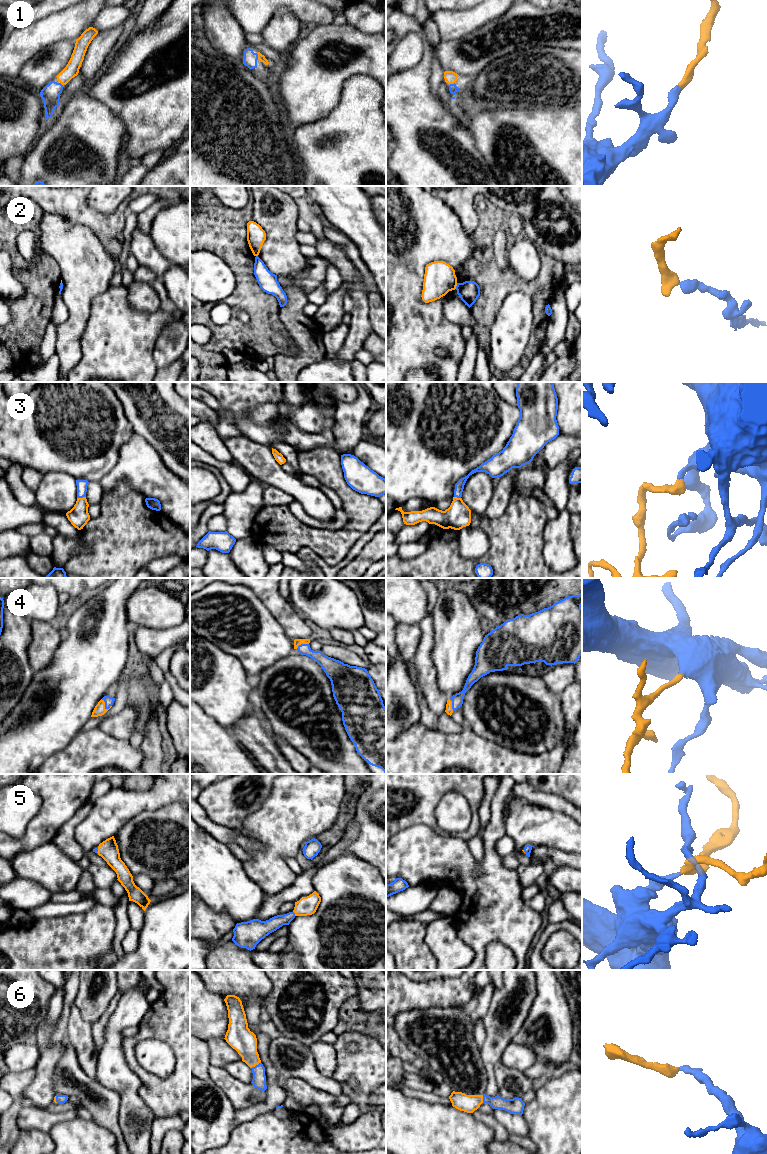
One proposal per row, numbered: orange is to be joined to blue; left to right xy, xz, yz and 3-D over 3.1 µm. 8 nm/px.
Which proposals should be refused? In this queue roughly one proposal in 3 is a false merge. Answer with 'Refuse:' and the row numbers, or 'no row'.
Refuse: 2

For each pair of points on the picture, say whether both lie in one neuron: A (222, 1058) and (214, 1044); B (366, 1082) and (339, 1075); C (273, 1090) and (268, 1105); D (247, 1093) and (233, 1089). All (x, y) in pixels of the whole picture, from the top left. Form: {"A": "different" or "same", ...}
{"A": "same", "B": "same", "C": "same", "D": "same"}

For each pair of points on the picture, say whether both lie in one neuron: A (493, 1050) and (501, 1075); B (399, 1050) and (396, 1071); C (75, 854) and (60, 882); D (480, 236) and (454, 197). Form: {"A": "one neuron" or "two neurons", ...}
{"A": "two neurons", "B": "two neurons", "C": "two neurons", "D": "two neurons"}

